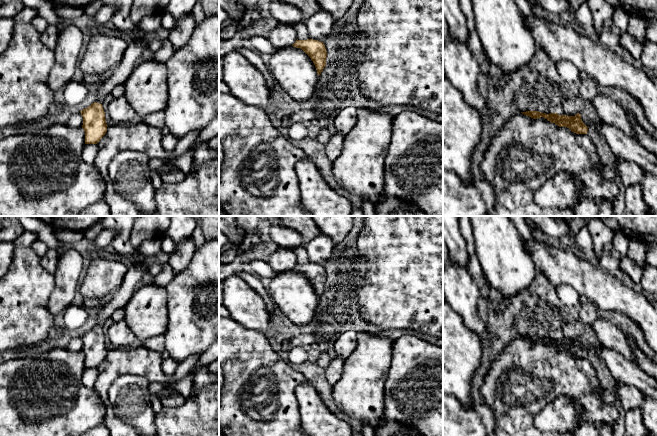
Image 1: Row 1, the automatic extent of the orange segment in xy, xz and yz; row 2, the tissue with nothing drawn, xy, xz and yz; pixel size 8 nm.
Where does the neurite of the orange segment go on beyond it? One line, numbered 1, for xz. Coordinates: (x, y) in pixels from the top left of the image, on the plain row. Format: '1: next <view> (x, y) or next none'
1: next none

